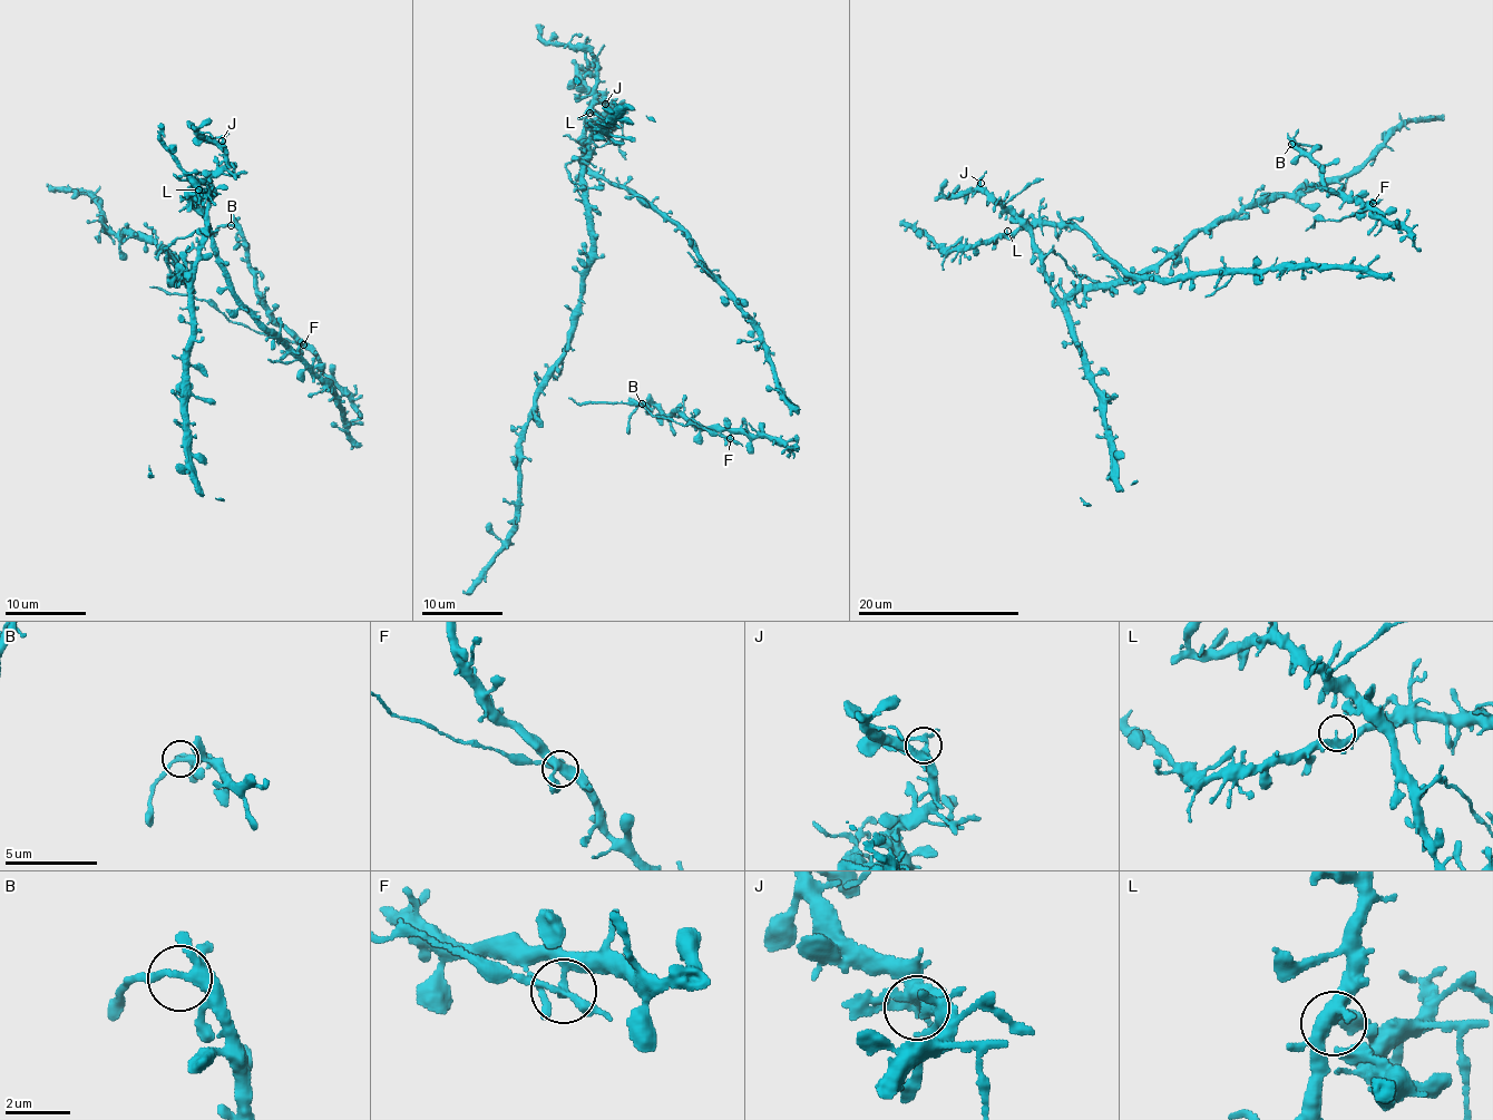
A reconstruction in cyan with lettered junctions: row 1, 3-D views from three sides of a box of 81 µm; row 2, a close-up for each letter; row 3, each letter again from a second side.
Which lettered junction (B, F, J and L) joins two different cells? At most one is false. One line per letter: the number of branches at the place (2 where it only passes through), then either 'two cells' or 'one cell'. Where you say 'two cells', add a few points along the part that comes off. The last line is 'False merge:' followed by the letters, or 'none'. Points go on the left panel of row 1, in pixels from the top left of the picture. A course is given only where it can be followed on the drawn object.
B: 4 | one cell
F: 4 | one cell
J: 4 | one cell
L: 4 | one cell
False merge: none

